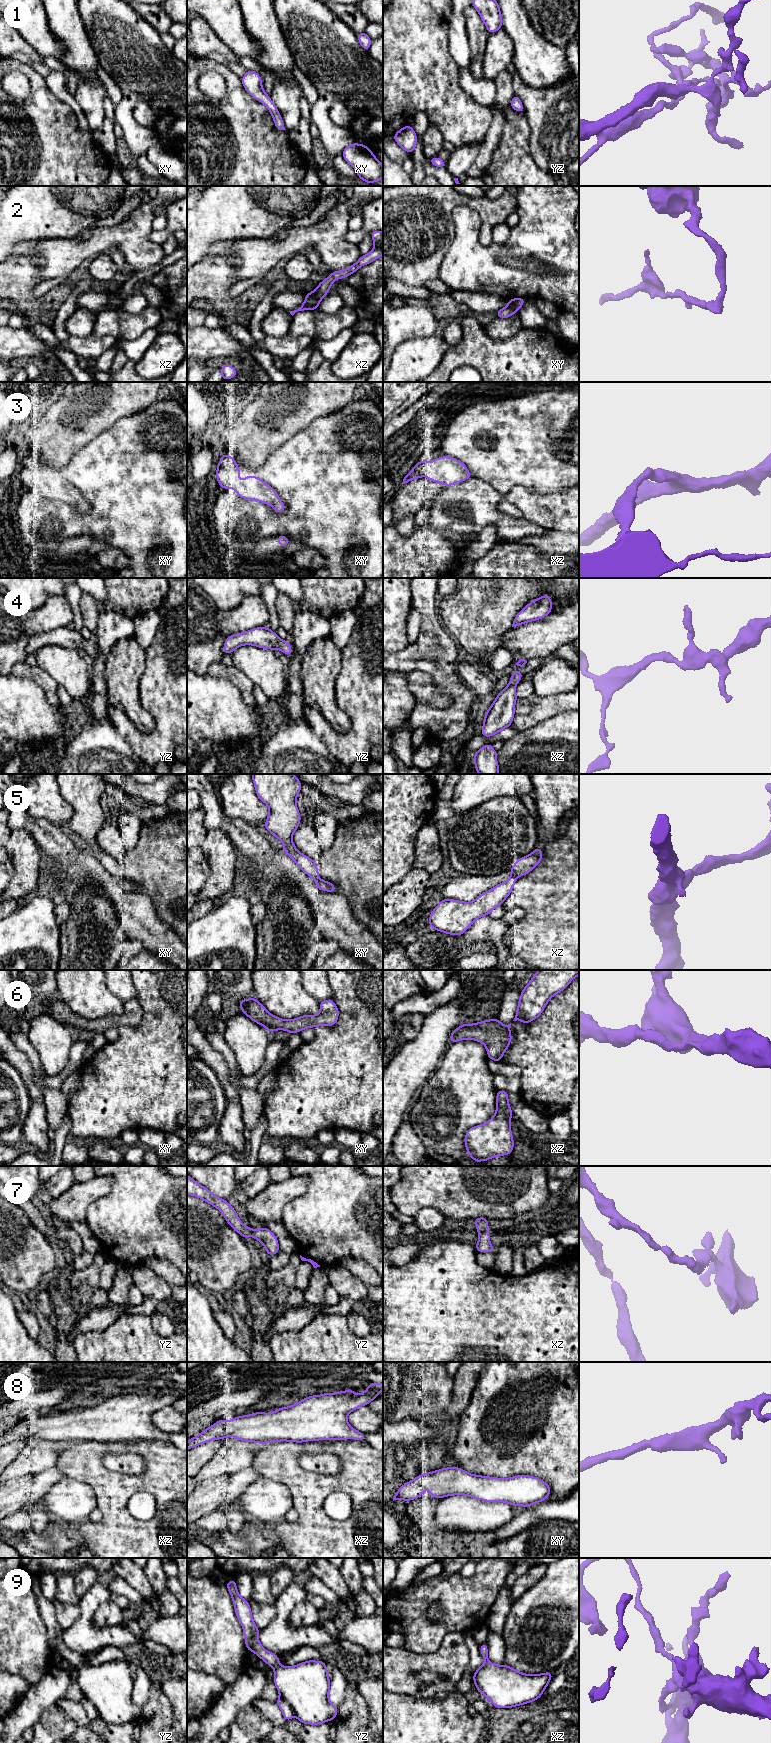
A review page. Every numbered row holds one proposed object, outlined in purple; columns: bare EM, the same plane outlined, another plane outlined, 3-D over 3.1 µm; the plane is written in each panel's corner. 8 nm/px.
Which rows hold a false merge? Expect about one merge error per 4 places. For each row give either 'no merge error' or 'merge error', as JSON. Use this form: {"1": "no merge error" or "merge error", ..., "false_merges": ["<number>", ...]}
{"1": "no merge error", "2": "merge error", "3": "no merge error", "4": "no merge error", "5": "no merge error", "6": "no merge error", "7": "no merge error", "8": "no merge error", "9": "no merge error", "false_merges": ["2"]}

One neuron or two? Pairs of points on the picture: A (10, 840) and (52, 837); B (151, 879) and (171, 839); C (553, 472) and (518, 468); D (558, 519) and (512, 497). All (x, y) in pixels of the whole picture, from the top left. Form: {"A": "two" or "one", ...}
{"A": "two", "B": "one", "C": "one", "D": "one"}

